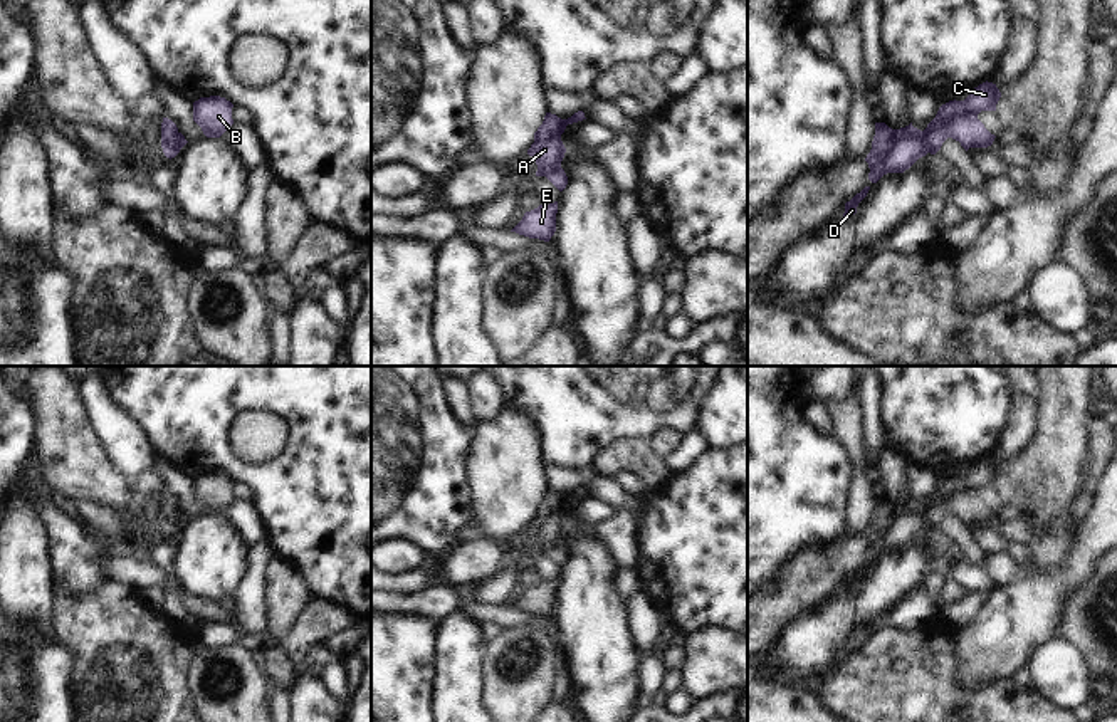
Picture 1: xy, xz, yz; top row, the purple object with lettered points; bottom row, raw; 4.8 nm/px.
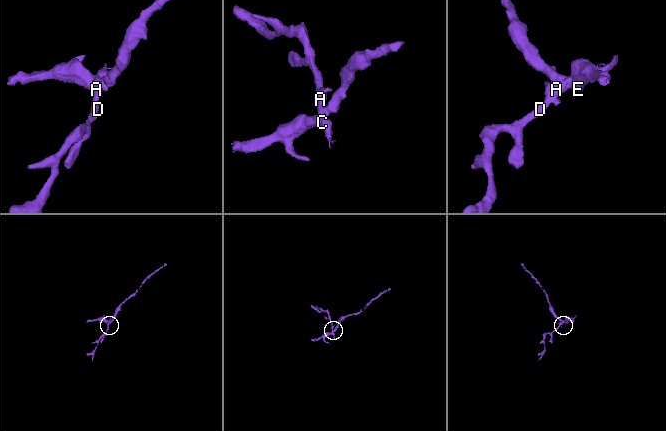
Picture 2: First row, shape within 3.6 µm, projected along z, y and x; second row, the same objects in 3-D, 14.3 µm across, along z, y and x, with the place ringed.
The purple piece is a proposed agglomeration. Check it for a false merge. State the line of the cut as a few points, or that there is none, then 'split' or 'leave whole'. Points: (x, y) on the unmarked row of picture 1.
cut yz (976, 489), (958, 489), (936, 501), (924, 512), (926, 526); split

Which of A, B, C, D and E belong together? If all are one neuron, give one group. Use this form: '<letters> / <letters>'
A C D / B E

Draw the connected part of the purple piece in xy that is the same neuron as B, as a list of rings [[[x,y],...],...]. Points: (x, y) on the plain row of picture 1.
[[[220,472],[200,473],[193,479],[193,497],[207,514],[220,514],[232,500],[233,480]]]

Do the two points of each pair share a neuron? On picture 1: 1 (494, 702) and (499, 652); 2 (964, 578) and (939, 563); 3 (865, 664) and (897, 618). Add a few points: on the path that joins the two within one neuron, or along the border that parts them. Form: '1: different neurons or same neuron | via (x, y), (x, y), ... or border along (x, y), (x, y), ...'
1: same neuron | via (498, 690), (499, 664)
2: same neuron | via (958, 571), (946, 563)
3: different neurons | border along (929, 618), (914, 630), (894, 630), (887, 625)

